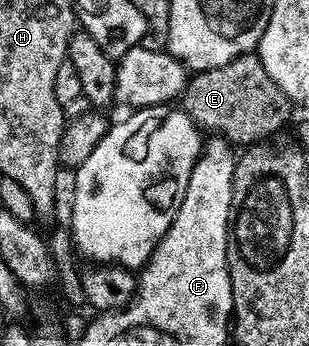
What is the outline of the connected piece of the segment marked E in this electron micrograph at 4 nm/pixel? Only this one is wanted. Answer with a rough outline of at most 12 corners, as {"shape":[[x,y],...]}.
{"shape":[[262,58],[194,73],[180,108],[199,130],[249,147],[292,102]]}

